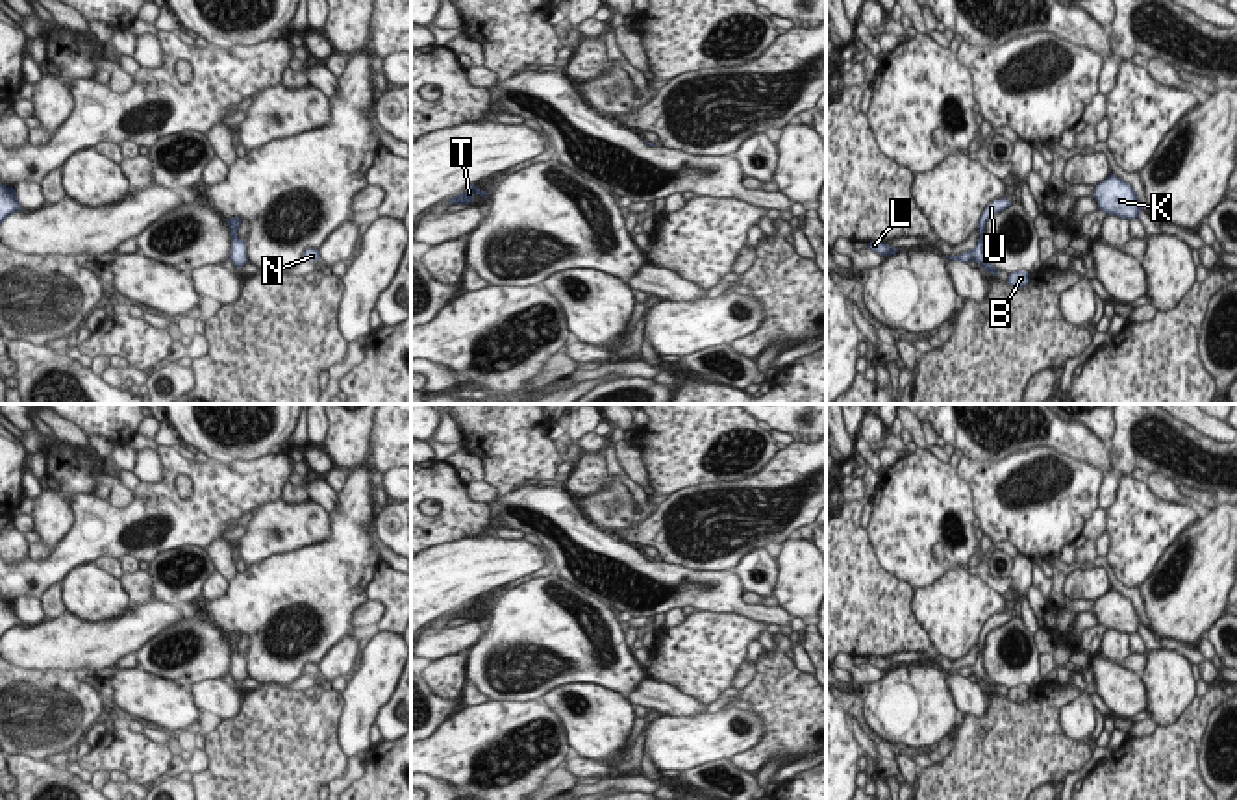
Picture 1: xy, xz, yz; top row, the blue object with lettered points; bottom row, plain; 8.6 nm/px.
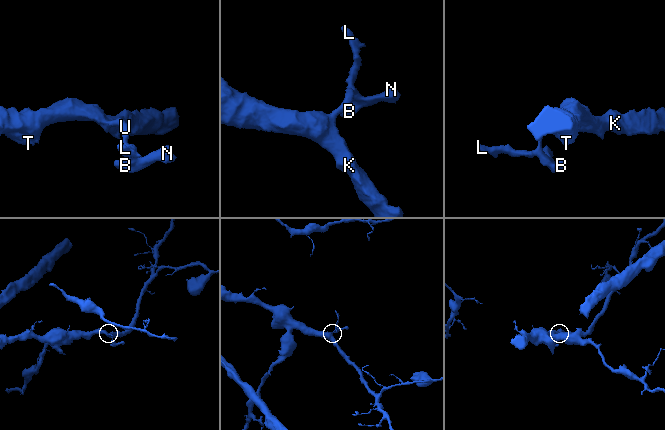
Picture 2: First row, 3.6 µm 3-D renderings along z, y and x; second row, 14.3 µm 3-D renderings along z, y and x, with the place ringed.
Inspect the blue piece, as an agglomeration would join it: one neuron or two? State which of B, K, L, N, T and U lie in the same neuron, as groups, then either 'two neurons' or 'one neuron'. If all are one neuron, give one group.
B K L N T U; one neuron

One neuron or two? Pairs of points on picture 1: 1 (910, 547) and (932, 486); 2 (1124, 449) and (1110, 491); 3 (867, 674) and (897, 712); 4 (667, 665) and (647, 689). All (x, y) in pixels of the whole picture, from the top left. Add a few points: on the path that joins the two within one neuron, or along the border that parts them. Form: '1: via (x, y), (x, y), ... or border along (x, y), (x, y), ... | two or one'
1: via (921, 532), (923, 500) | one
2: via (1124, 460), (1112, 480) | one
3: border along (887, 671), (871, 686) | two
4: border along (654, 678), (673, 684), (693, 699) | two

